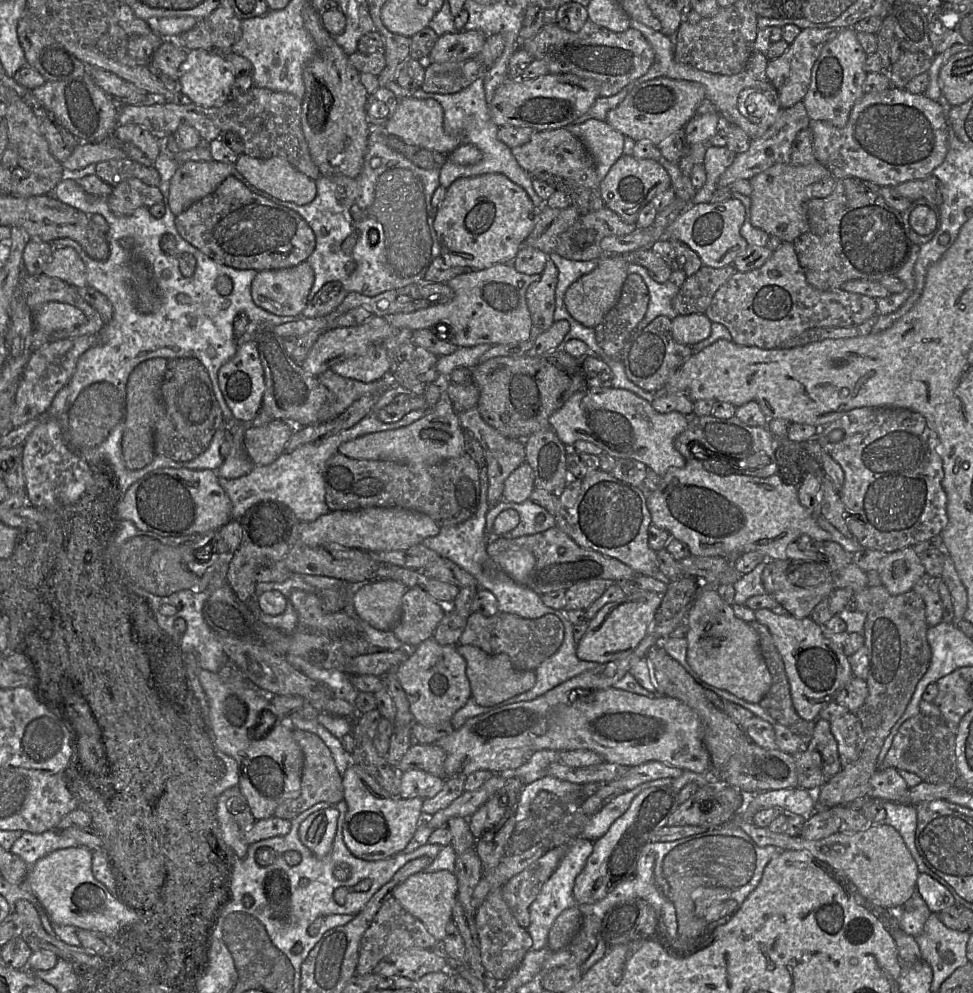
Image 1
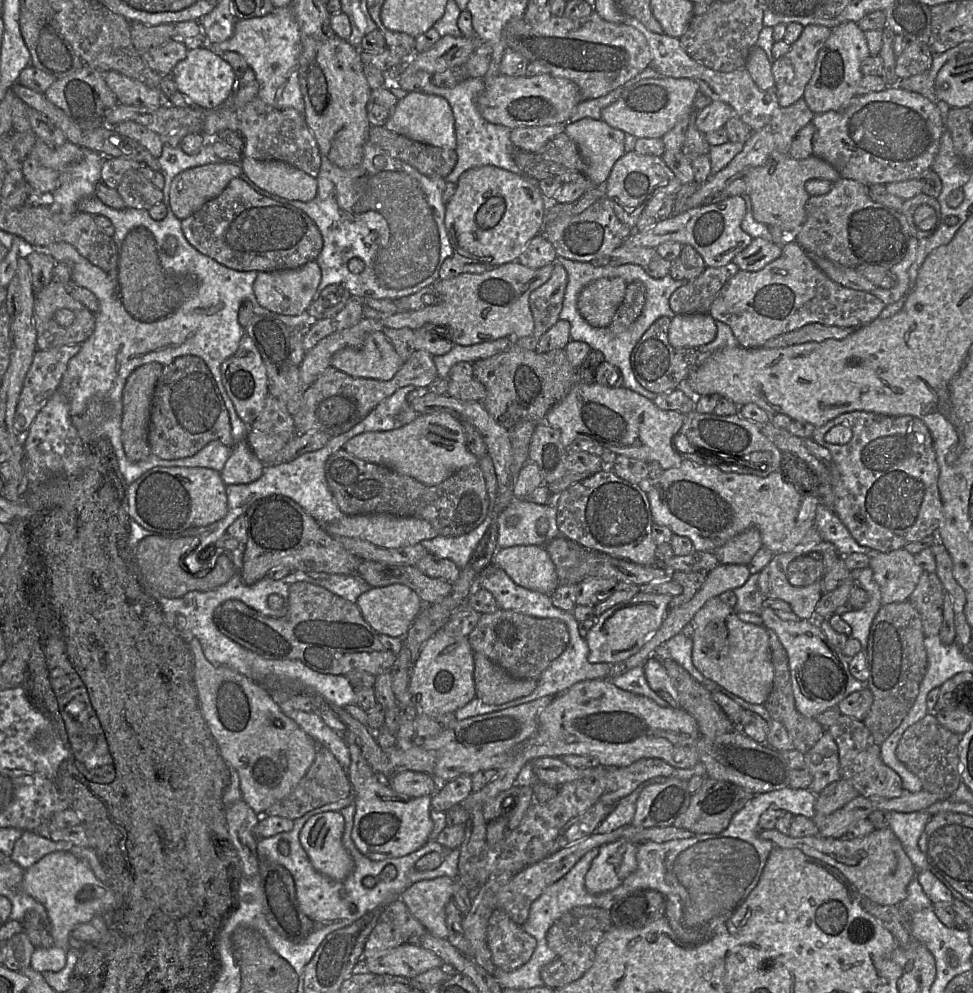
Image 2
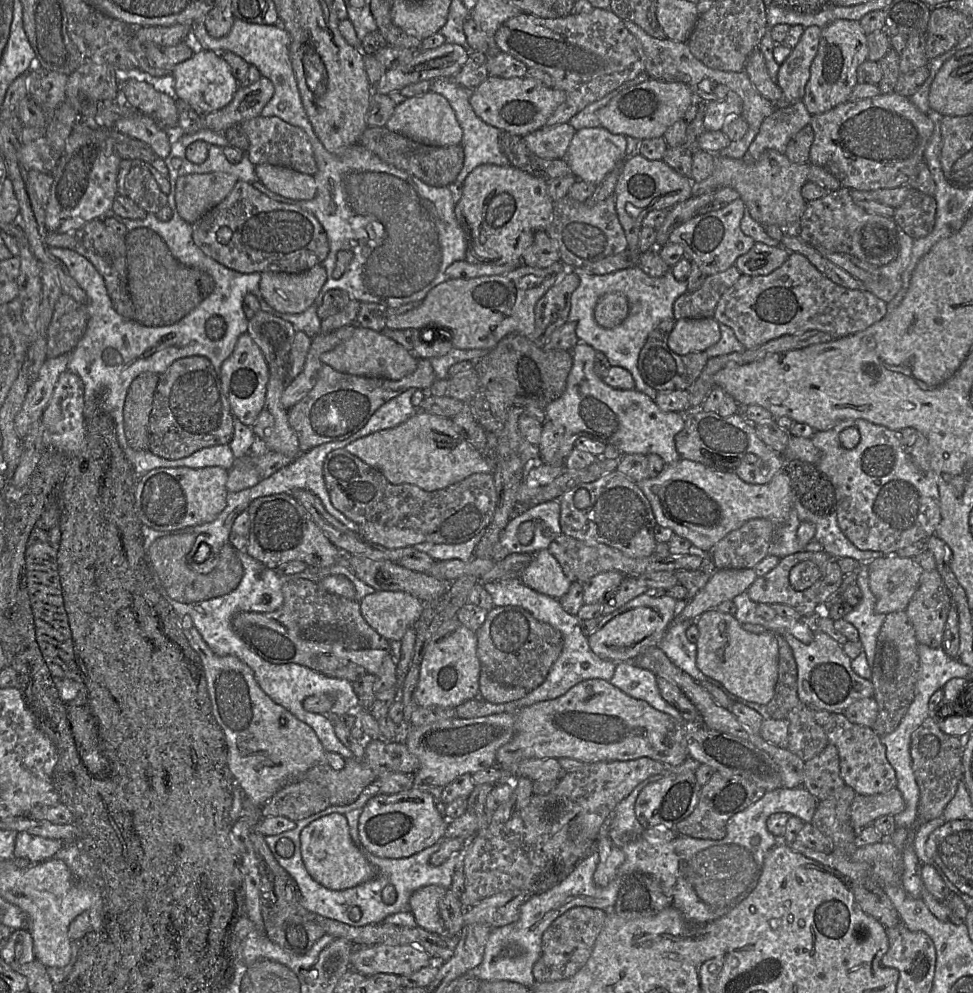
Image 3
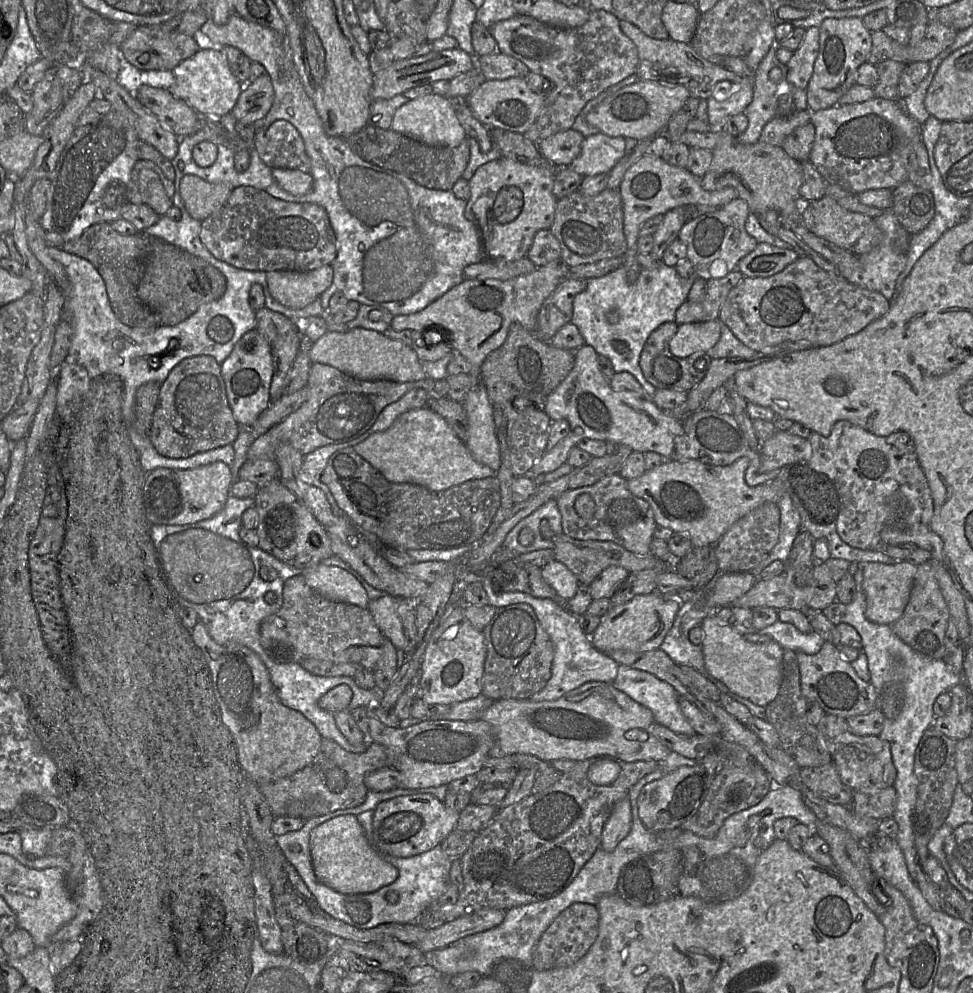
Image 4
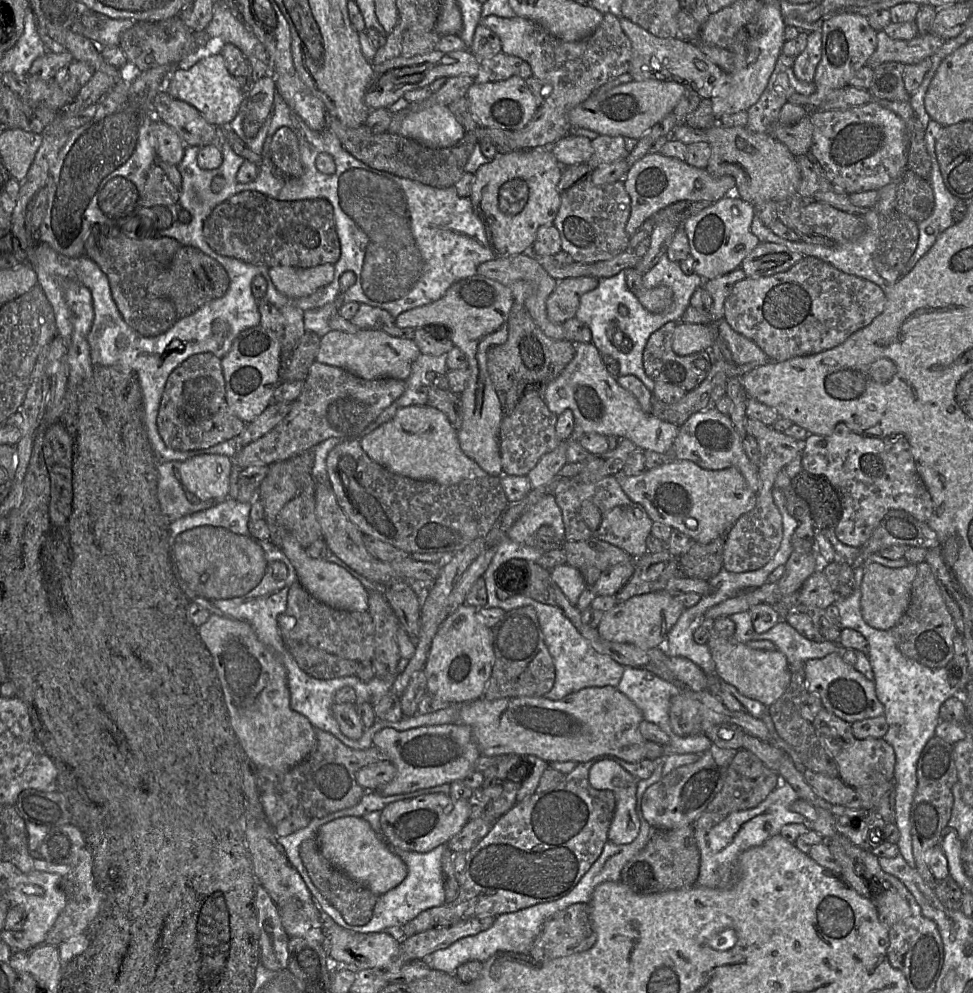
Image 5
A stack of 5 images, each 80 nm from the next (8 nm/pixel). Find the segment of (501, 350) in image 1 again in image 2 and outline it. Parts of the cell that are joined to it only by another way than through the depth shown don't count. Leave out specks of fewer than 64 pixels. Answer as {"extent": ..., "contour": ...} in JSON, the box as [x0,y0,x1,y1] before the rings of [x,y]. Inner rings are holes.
{"extent":[514,263,568,350],"contour":[[[553,263],[554,269],[549,280],[535,289],[529,296],[529,305],[534,320],[530,336],[514,339],[514,344],[527,350],[535,350],[541,336],[558,320],[568,282],[563,266]]]}

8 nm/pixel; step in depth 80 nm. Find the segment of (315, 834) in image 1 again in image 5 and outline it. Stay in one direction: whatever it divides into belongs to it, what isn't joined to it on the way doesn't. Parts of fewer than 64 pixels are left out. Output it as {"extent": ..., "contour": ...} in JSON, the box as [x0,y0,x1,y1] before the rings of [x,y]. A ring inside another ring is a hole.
{"extent":[316,816,407,895],"contour":[[[345,816],[322,825],[316,842],[323,857],[336,869],[381,895],[399,885],[407,876],[403,860],[390,851],[389,845],[363,817]]]}

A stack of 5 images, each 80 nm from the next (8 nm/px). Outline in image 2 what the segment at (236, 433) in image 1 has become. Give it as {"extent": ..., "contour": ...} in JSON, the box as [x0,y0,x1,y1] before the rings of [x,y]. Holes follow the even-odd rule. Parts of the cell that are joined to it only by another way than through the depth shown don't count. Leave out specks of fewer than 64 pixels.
{"extent":[220,440,264,485],"contour":[[[242,440],[231,447],[220,474],[226,485],[248,484],[259,479],[263,470],[264,464],[255,456],[247,440]]]}

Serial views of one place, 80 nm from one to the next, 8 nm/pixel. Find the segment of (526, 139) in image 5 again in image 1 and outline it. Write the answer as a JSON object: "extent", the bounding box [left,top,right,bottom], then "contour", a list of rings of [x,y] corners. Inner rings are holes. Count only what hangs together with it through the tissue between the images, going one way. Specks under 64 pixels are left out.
{"extent":[521,19,655,97],"contour":[[[589,19],[577,32],[562,29],[556,23],[543,25],[535,36],[523,42],[521,48],[534,59],[544,62],[549,73],[574,74],[580,78],[595,81],[599,86],[600,97],[617,94],[627,84],[643,76],[655,61],[655,54],[650,43],[639,30],[629,27],[623,32],[613,32]]]}

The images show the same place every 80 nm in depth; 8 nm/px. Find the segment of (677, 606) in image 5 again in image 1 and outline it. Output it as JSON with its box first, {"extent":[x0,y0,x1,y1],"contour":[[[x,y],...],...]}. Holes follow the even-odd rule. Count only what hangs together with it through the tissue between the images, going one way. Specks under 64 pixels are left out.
{"extent":[576,591,662,664],"contour":[[[639,591],[604,605],[588,622],[588,627],[577,642],[576,655],[580,660],[605,664],[627,657],[637,648],[650,631],[662,595],[656,592]]]}

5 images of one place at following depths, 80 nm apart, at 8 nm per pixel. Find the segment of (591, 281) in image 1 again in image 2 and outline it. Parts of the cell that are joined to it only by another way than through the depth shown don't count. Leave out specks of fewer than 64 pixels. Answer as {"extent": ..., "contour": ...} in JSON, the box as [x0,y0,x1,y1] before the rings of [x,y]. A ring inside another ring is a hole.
{"extent":[577,277,627,327],"contour":[[[619,277],[589,283],[577,298],[577,309],[593,327],[608,327],[625,297],[627,283]]]}

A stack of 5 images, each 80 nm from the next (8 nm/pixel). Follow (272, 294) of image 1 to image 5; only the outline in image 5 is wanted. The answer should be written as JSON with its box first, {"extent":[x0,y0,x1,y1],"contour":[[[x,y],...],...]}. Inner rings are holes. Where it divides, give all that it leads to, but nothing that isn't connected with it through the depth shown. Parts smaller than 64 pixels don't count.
{"extent":[269,263,335,298],"contour":[[[329,263],[310,268],[276,266],[269,269],[269,277],[278,292],[289,298],[311,295],[319,288],[329,285],[334,274],[335,267]]]}

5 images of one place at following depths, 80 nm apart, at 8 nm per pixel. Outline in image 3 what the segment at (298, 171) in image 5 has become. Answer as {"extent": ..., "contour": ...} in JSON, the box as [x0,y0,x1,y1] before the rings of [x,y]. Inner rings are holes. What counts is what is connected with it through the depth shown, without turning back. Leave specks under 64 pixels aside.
{"extent":[240,115,317,176],"contour":[[[262,115],[246,120],[240,125],[249,139],[247,154],[255,166],[260,164],[283,166],[312,176],[317,172],[311,143],[301,128],[278,117]]]}

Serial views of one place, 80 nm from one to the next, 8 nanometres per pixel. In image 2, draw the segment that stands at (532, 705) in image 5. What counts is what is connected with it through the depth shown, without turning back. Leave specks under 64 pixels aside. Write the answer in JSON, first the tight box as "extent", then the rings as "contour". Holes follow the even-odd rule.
{"extent":[460,679,700,811],"contour":[[[609,679],[575,683],[539,714],[536,732],[519,743],[497,776],[460,804],[467,811],[483,807],[500,792],[511,788],[525,764],[541,757],[585,755],[598,765],[627,767],[640,759],[662,759],[672,767],[687,769],[700,760],[697,743],[700,737],[694,717],[681,707],[661,707],[650,698],[616,687]]]}

